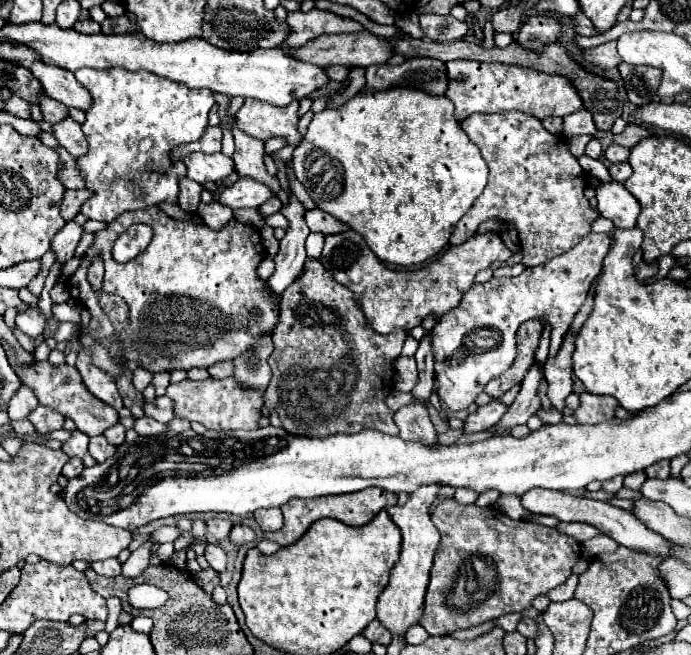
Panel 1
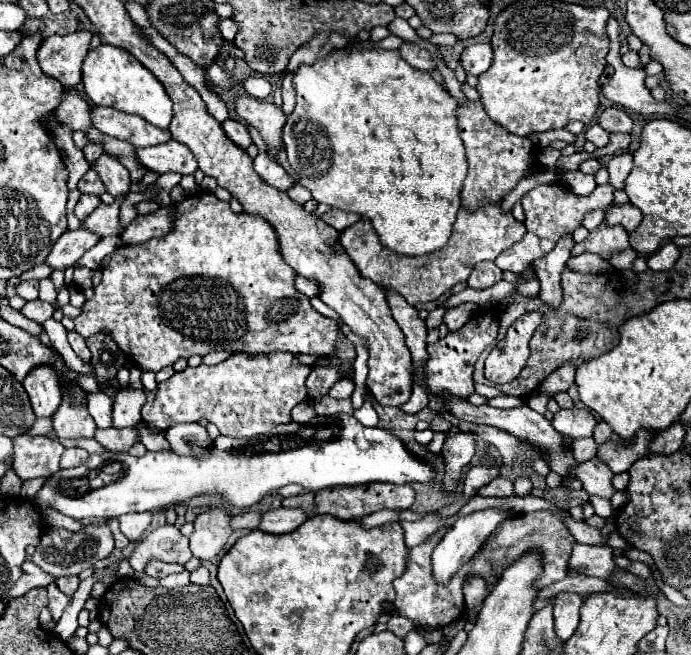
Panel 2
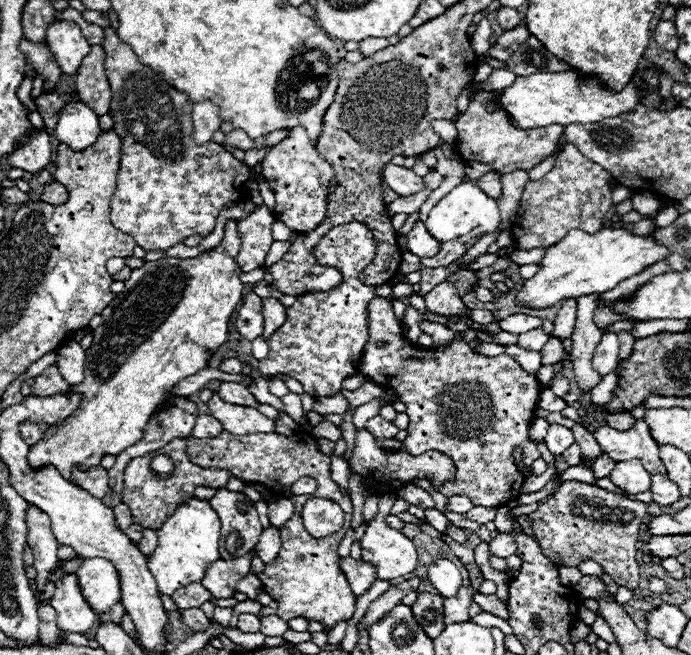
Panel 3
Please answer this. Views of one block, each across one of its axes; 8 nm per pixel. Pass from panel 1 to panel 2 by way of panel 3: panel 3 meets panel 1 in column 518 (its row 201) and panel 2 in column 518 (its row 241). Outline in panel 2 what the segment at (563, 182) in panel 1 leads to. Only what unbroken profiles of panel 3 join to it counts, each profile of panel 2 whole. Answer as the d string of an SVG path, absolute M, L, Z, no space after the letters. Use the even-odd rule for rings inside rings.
M458 102L456 108L458 118L458 130L460 138L468 152L468 176L464 180L462 190L462 206L468 212L476 212L482 206L488 206L492 202L500 202L506 194L510 194L516 184L526 178L526 174L532 168L540 168L538 162L538 146L530 138L516 136L504 126L496 124L482 108L480 102Z

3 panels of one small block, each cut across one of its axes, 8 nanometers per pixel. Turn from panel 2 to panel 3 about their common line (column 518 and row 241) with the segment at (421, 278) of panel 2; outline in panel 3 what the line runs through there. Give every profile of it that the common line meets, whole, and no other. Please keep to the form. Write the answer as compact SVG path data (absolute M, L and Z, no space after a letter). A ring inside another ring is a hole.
M228 220L224 228L224 240L210 252L190 258L162 258L156 262L146 262L142 268L132 270L126 280L126 288L116 294L112 304L102 312L102 326L94 330L94 344L86 350L86 376L82 384L72 386L74 392L84 394L76 412L48 428L44 438L30 448L28 462L32 468L42 464L54 464L60 474L70 480L72 466L98 466L104 454L120 454L128 446L142 438L142 428L148 418L160 408L164 400L172 396L166 394L176 382L184 380L206 368L208 350L216 352L228 338L228 318L242 302L242 270L234 262L240 252L240 236L236 230L236 220Z

